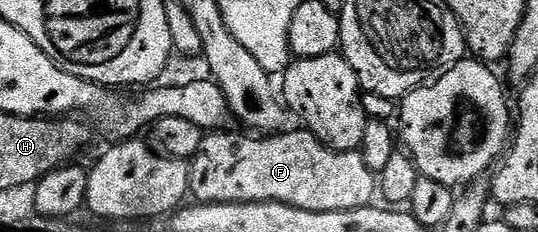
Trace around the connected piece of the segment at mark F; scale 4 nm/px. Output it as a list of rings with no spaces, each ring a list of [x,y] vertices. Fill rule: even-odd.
[[[214,130],[209,134],[203,135],[200,150],[189,161],[190,165],[190,191],[189,195],[200,204],[287,204],[293,208],[300,210],[308,210],[309,212],[343,212],[344,210],[356,210],[357,208],[365,208],[371,203],[370,200],[376,196],[376,174],[364,162],[361,151],[338,152],[335,148],[327,148],[322,141],[312,135],[309,130],[301,130],[302,132],[283,131],[281,134],[266,134],[259,138],[254,134],[246,134],[250,136],[241,136],[238,132],[226,132],[227,130]]]

